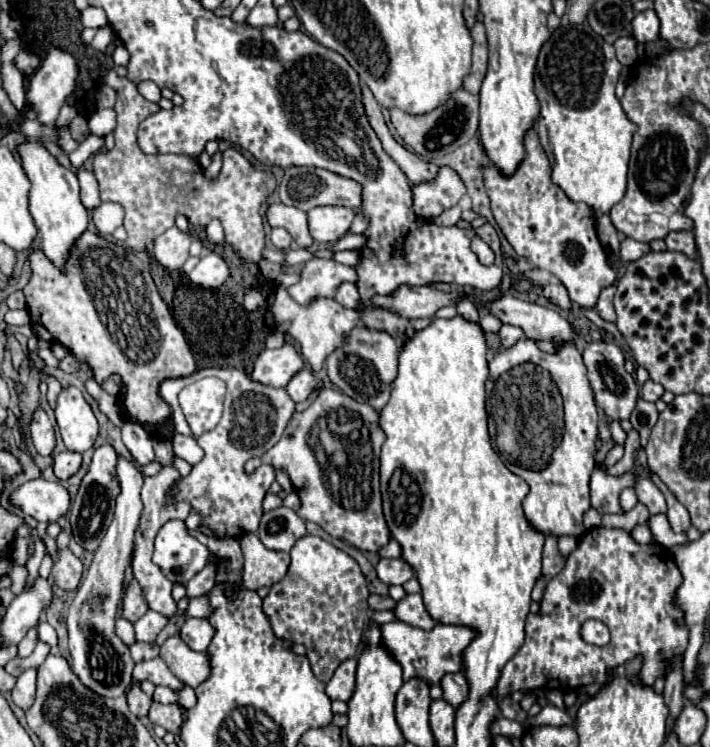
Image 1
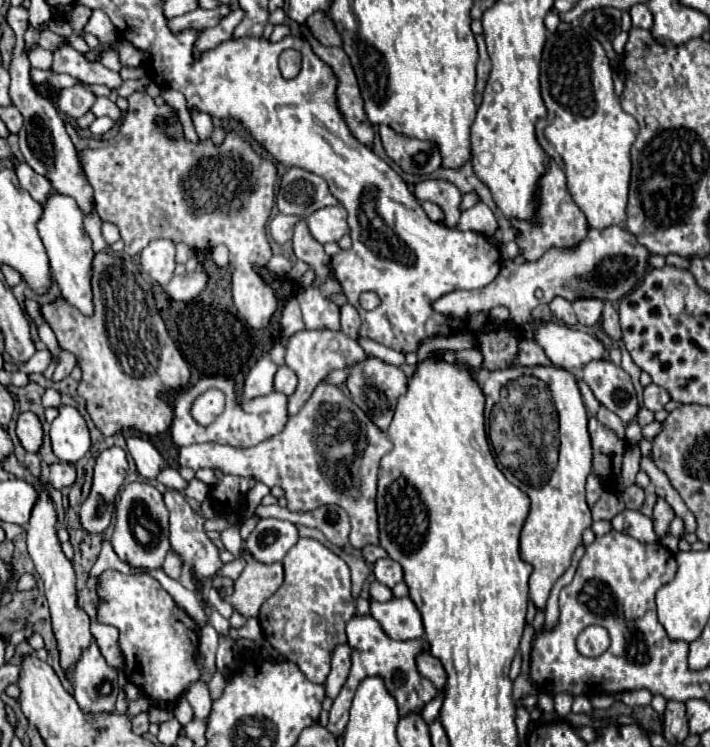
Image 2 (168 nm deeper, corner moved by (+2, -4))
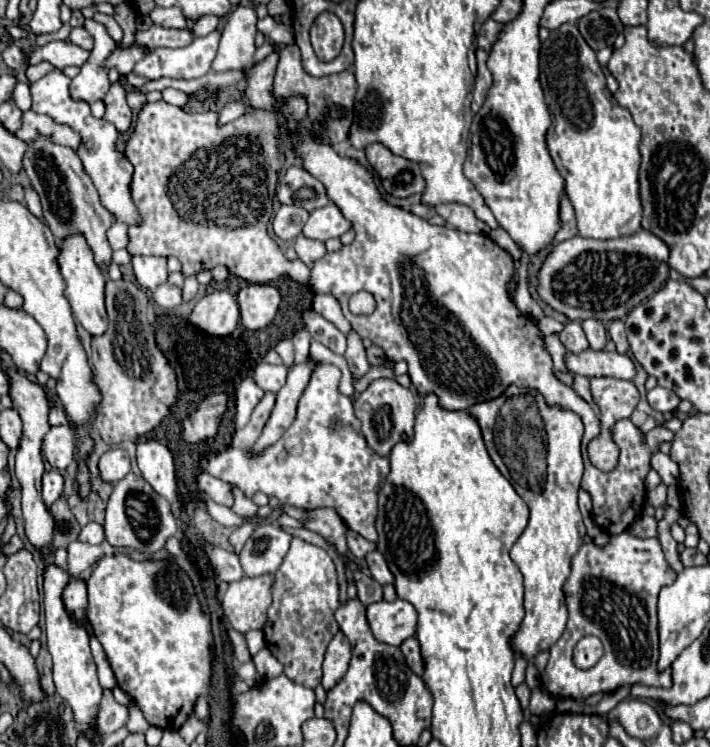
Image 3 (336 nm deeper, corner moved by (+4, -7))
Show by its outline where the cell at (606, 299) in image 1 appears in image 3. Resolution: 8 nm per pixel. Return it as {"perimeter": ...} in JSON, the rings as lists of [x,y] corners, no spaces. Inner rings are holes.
{"perimeter":[[[613,320],[611,326],[609,326],[609,336],[611,340],[615,342],[617,346],[617,352],[623,354],[629,350],[629,342],[627,342],[627,336],[625,336],[625,324],[621,320]]]}

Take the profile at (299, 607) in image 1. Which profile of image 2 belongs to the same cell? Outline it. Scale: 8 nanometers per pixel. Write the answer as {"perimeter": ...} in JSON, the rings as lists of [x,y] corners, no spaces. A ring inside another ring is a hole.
{"perimeter":[[[299,539],[297,545],[285,555],[283,567],[285,567],[283,585],[277,589],[277,593],[273,593],[273,597],[269,597],[265,601],[265,605],[261,607],[261,613],[259,613],[261,627],[267,629],[267,631],[263,631],[263,635],[287,661],[295,663],[311,683],[323,683],[331,669],[331,665],[329,665],[331,651],[339,643],[347,641],[345,623],[355,615],[349,567],[345,565],[343,559],[339,559],[333,551],[329,551],[325,545],[321,545],[315,539]]]}

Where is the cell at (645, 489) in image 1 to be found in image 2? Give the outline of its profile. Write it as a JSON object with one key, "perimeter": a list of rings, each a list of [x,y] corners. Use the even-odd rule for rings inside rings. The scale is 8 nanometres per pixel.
{"perimeter":[[[659,499],[655,505],[655,515],[653,515],[653,523],[655,523],[655,535],[659,539],[667,537],[669,533],[669,525],[675,519],[675,511],[671,509],[671,505],[665,499]]]}

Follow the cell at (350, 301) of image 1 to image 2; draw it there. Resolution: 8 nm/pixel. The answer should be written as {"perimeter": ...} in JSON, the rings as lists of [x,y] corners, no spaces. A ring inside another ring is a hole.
{"perimeter":[[[345,303],[341,307],[341,331],[347,337],[357,339],[359,337],[359,327],[361,327],[361,319],[359,319],[357,309],[353,309],[349,303]]]}

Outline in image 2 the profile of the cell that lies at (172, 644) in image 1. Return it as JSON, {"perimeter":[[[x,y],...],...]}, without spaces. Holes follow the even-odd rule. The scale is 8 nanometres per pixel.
{"perimeter":[[[197,681],[193,683],[185,695],[183,695],[189,705],[193,707],[193,713],[195,713],[195,719],[205,719],[211,711],[211,697],[209,697],[209,687],[203,683],[203,681]]]}

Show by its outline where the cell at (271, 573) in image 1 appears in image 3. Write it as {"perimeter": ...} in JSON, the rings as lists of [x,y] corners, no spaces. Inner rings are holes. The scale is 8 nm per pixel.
{"perimeter":[[[263,574],[257,578],[243,576],[243,580],[231,582],[225,596],[221,598],[221,606],[229,624],[245,634],[255,628],[263,628],[267,622],[267,610],[271,606],[273,592],[273,574]]]}

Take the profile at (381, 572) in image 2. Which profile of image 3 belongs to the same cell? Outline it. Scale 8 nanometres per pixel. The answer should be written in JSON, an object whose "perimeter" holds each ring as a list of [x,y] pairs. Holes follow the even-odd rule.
{"perimeter":[[[377,550],[371,552],[371,554],[367,554],[365,560],[367,560],[367,566],[369,566],[369,570],[371,570],[371,576],[373,576],[379,584],[391,584],[391,582],[395,582],[395,576],[393,576],[391,570],[387,568],[385,558],[383,558]]]}

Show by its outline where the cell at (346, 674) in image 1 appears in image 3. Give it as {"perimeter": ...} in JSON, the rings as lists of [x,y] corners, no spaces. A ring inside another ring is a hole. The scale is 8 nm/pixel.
{"perimeter":[[[337,632],[333,640],[329,642],[329,648],[325,652],[325,662],[323,662],[323,688],[331,690],[347,672],[351,660],[351,646],[349,640],[345,638],[343,632]]]}

